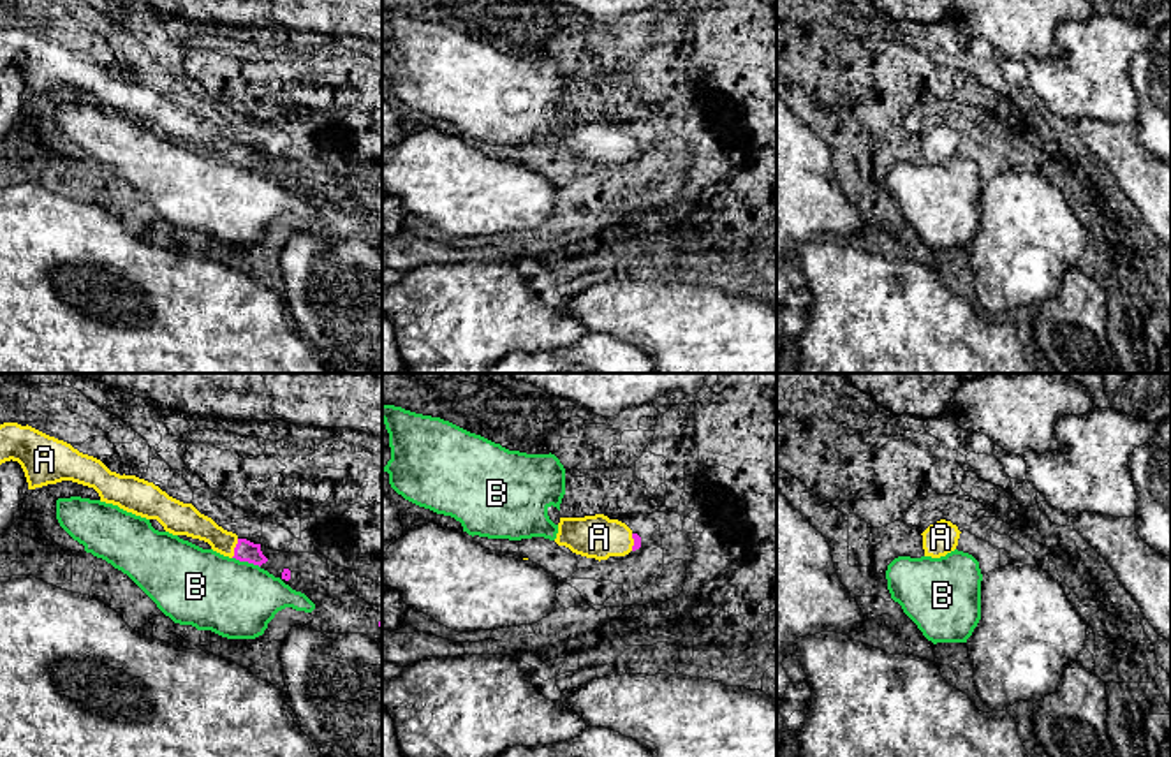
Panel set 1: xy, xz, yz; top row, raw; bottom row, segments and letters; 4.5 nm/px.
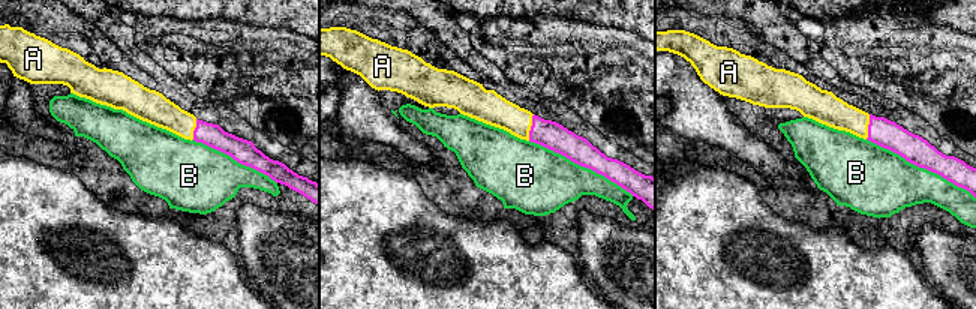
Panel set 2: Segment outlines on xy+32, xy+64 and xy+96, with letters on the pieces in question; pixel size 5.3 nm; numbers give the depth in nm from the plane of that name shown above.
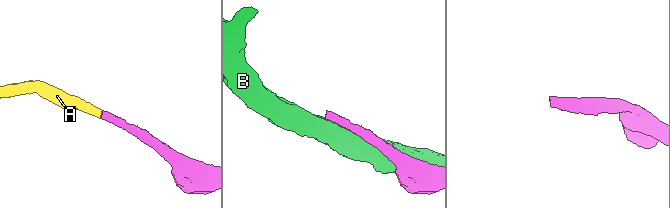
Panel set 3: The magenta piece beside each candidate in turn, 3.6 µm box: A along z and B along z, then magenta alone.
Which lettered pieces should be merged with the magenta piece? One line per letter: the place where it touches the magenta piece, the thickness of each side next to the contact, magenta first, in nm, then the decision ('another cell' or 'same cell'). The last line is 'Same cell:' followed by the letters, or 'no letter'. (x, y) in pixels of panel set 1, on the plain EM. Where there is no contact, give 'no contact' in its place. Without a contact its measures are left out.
A: xy (235, 154) | 100/130 nm | same cell
B: xy (247, 166) | 100/360 nm | another cell
Same cell: A

